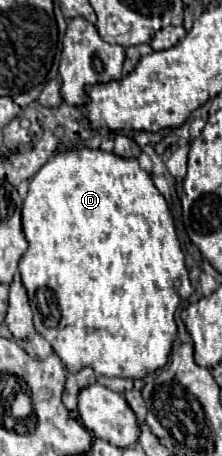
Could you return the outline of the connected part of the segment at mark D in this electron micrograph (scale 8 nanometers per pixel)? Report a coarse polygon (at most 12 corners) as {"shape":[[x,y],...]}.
{"shape":[[61,150],[19,262],[69,372],[163,368],[193,294],[137,158]]}

